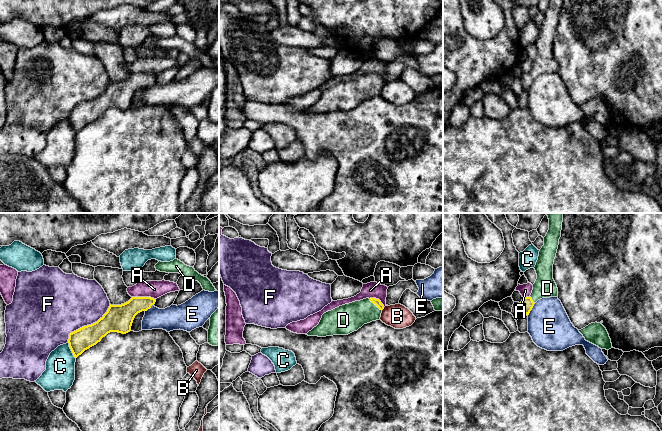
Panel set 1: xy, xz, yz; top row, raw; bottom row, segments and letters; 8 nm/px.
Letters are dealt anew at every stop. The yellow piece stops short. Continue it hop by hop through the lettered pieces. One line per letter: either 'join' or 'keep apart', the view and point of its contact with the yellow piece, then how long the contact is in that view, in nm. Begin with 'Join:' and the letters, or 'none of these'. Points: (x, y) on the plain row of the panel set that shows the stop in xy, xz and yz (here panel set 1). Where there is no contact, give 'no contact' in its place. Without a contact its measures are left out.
Join: D
A: keep apart; meets yellow in xy at (144, 73); contact 190 nm long
B: keep apart; meets yellow in xz at (383, 84); contact 40 nm long
C: keep apart; meets yellow in xy at (71, 126); contact 150 nm long
D: join; meets yellow in xz at (375, 80); contact 140 nm long
E: keep apart; meets yellow in yz at (531, 85); contact 120 nm long
F: keep apart; meets yellow in xy at (88, 101); contact 460 nm long

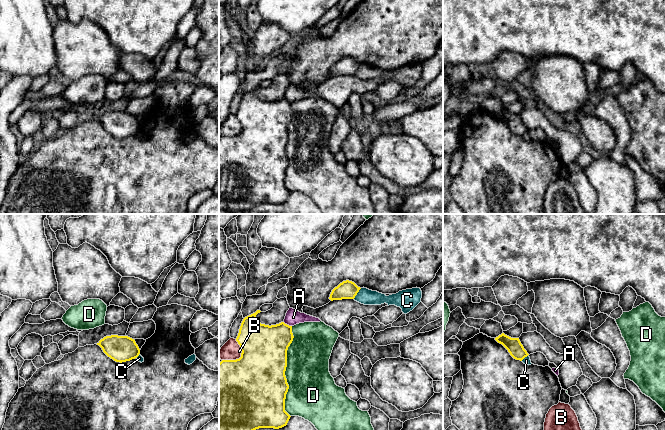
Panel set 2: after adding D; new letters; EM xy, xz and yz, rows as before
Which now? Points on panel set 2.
Join: none of these
A: keep apart; meets yellow in xz at (286, 100); contact 80 nm long
B: keep apart; meets yellow in xz at (240, 133); contact 200 nm long
C: keep apart; meets yellow in xz at (357, 68); contact 110 nm long
D: keep apart; meets yellow in xz at (285, 146); contact 750 nm long

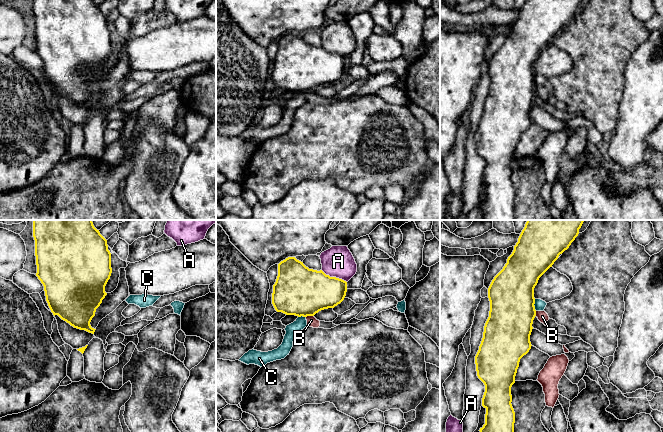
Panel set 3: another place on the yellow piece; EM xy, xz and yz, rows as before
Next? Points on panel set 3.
Join: B
A: keep apart; meets yellow in xz at (334, 53); contact 240 nm long
B: join; meets yellow in xz at (309, 91); contact 70 nm long
C: keep apart; meets yellow in yz at (533, 81); contact 100 nm long

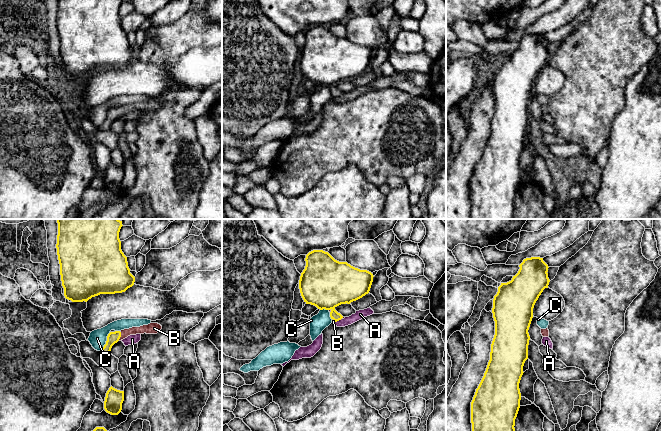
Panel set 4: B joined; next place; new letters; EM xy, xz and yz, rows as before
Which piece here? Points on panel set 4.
Join: none of these
A: keep apart; meets yellow in xz at (338, 96); contact 70 nm long
B: keep apart; meets yellow in xy at (120, 112); contact 80 nm long
C: keep apart; meets yellow in xy at (106, 117); contact 180 nm long

